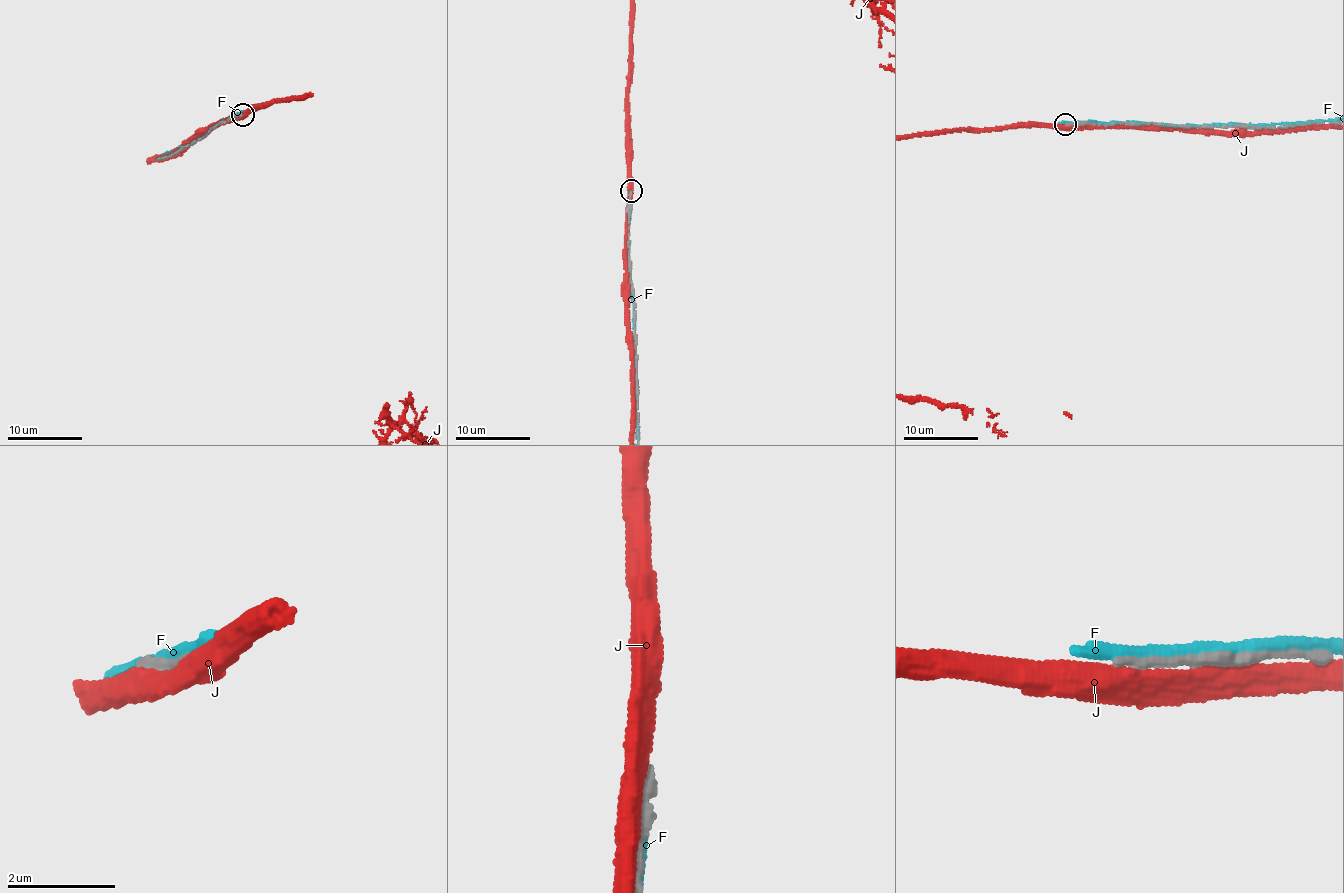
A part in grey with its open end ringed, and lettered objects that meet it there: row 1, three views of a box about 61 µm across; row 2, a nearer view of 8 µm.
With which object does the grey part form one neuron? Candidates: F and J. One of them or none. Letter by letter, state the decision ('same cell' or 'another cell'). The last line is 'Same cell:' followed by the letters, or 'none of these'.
F: another cell
J: another cell
Same cell: none of these

